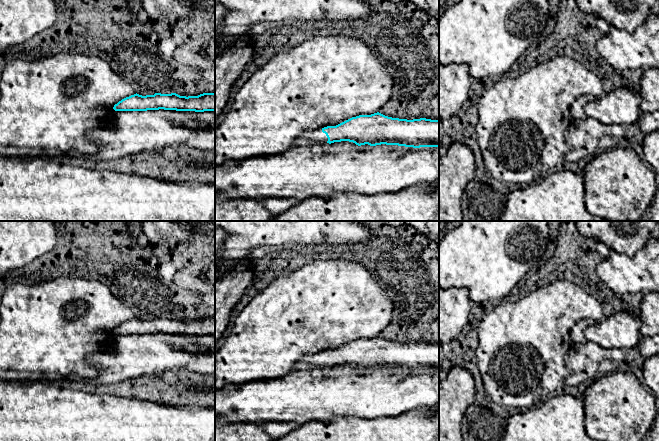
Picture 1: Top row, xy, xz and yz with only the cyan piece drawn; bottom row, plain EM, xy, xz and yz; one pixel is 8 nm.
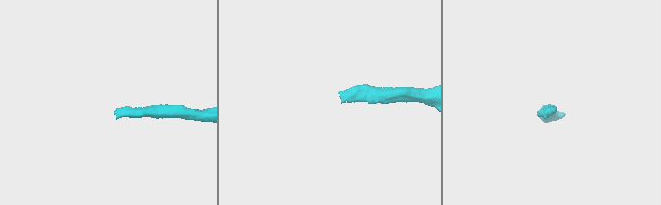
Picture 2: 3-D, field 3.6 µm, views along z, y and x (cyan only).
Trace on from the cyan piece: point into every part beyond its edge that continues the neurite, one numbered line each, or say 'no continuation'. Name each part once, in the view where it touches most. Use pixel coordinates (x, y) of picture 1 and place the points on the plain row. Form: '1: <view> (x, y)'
1: xz (317, 359)

